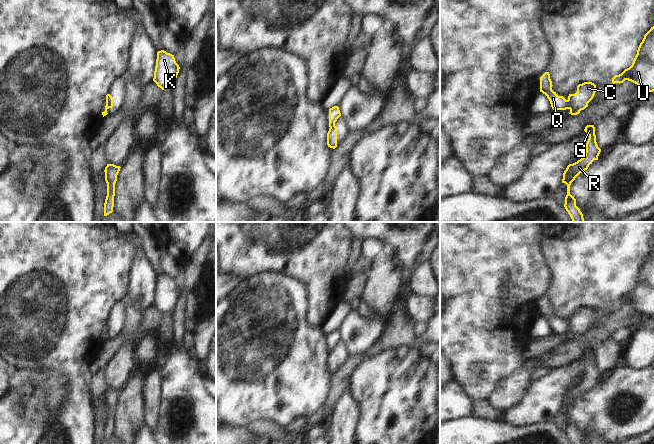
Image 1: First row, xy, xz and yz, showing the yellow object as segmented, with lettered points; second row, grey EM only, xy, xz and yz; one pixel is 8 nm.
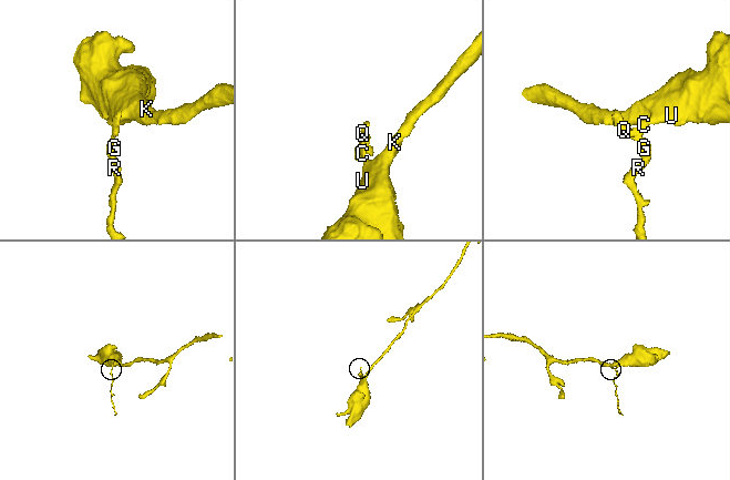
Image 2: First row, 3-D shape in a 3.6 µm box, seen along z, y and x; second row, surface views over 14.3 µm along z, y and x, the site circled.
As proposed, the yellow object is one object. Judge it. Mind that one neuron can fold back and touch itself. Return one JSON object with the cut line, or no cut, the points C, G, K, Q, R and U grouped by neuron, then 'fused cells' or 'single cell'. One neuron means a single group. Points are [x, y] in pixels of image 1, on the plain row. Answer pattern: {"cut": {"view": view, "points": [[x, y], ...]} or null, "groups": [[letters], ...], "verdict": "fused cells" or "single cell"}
{"cut": {"view": "xz", "points": [[334, 347], [330, 351]]}, "groups": [["C", "K", "U"], ["G", "Q", "R"]], "verdict": "fused cells"}

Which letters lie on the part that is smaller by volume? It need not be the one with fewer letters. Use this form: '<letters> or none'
G, Q, R

